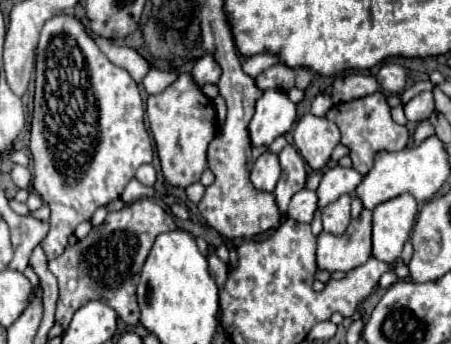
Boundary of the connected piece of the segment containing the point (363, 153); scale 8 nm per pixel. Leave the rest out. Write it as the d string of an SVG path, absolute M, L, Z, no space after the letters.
M381 91L355 99L351 103L333 105L331 111L327 113L327 119L337 123L341 131L341 143L351 149L353 169L357 169L361 175L369 173L369 167L373 167L377 151L401 151L409 143L409 131L391 119L389 105L385 103L385 95Z

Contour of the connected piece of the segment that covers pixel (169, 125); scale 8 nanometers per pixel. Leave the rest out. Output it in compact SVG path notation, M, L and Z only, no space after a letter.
M181 73L179 79L165 91L149 95L147 119L157 145L165 181L173 187L189 187L191 183L197 183L201 179L201 173L207 169L207 145L217 133L217 115L213 101L203 95L199 87L195 87L189 73Z

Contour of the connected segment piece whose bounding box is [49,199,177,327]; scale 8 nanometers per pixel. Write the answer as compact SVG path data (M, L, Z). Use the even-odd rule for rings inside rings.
M149 199L135 201L125 205L121 211L109 213L101 227L91 229L91 233L67 247L63 255L49 261L49 271L59 281L59 301L55 321L63 327L69 325L73 313L85 305L87 301L103 301L113 307L127 325L139 323L139 307L137 307L137 279L141 267L155 243L159 233L177 229L173 217L165 213L157 203Z

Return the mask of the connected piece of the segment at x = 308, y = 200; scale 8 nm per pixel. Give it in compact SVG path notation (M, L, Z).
M301 189L291 197L287 217L297 219L301 223L311 223L315 209L317 209L317 193L309 189Z

